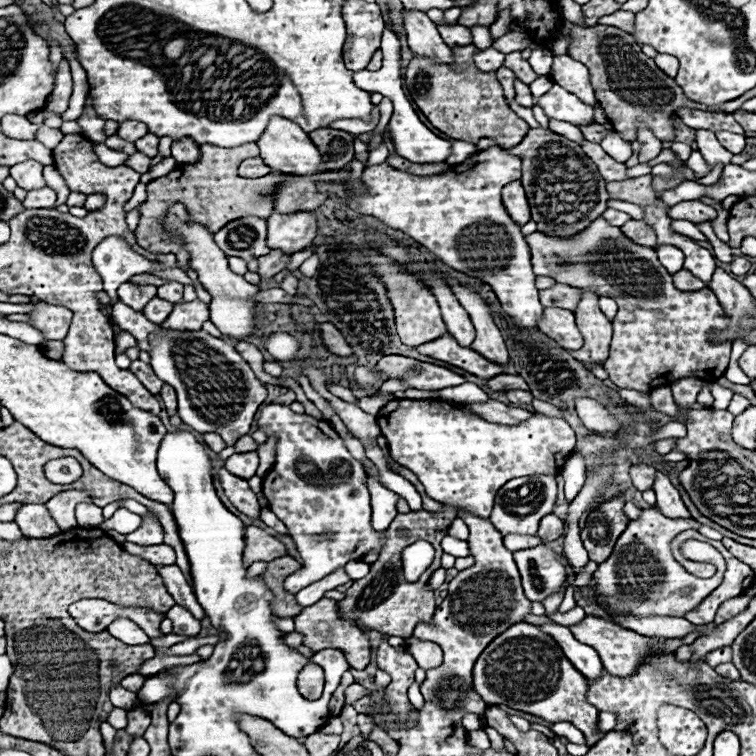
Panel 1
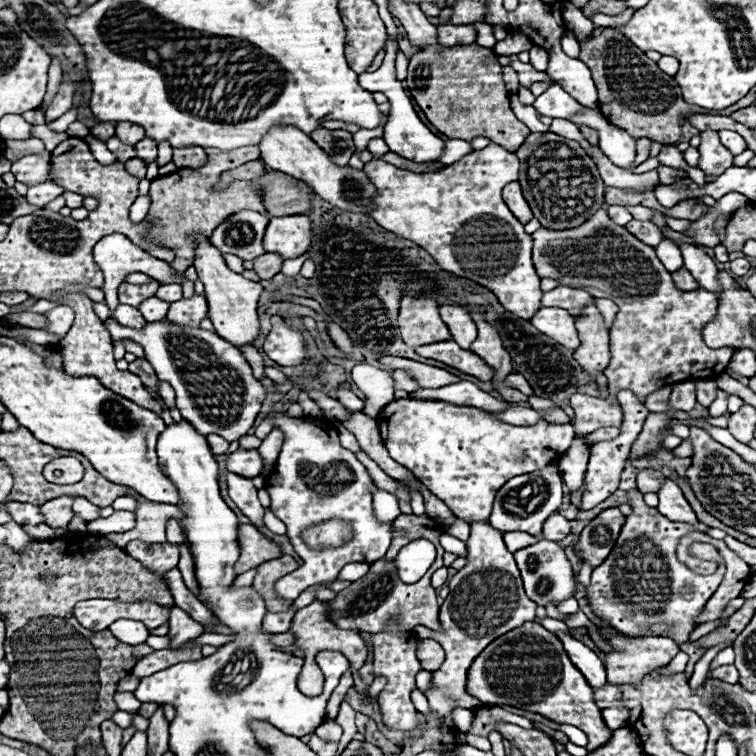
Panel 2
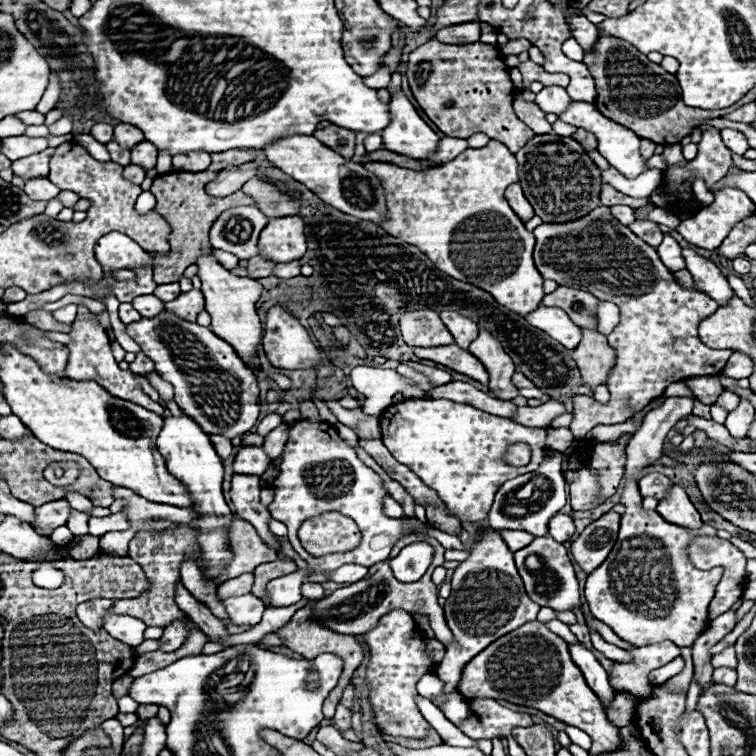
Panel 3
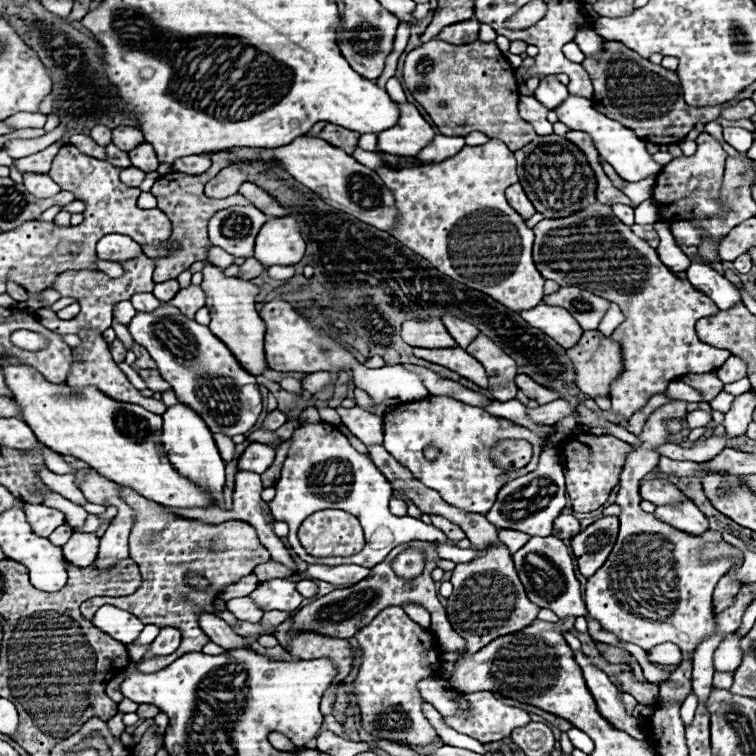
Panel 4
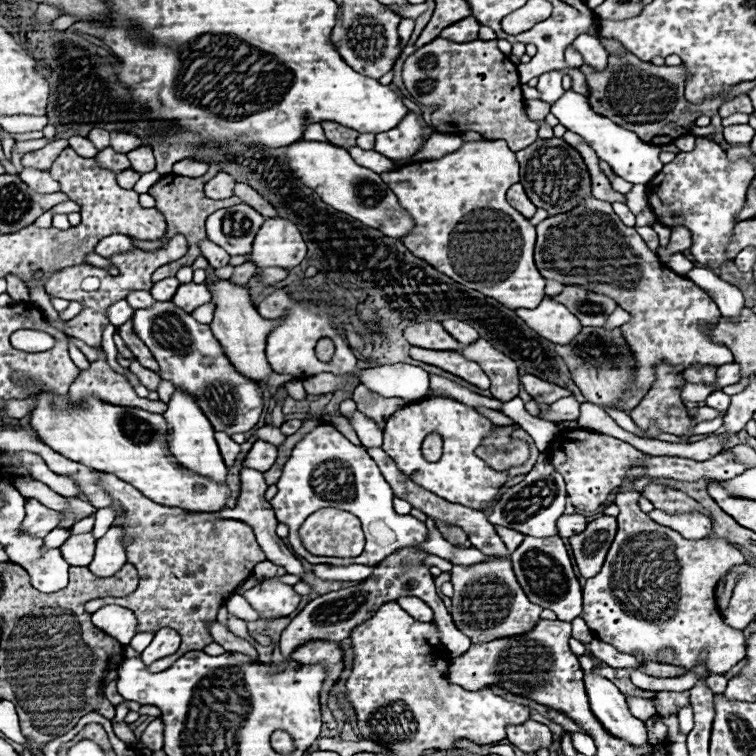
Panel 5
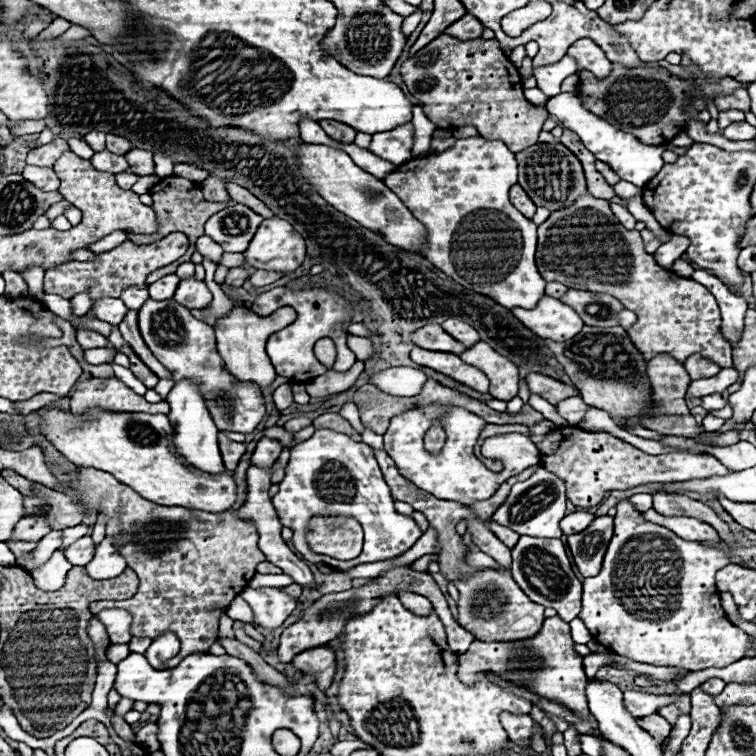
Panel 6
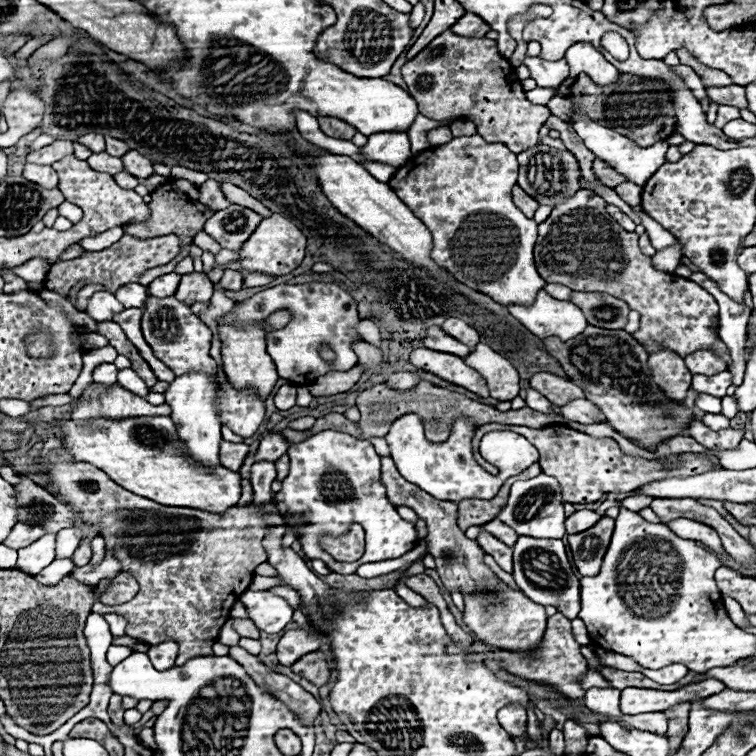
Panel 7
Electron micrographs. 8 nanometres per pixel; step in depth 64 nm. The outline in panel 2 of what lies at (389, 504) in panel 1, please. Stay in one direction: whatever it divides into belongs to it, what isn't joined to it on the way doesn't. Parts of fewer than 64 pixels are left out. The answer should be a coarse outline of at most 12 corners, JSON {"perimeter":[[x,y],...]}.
{"perimeter":[[386,490],[374,496],[378,520],[394,522],[402,512]]}

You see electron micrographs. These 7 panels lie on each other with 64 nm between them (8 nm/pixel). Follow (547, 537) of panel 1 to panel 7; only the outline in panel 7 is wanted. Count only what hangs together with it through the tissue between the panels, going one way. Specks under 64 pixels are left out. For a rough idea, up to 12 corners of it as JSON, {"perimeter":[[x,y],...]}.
{"perimeter":[[578,510],[566,518],[566,532],[584,532],[602,516],[594,510]]}

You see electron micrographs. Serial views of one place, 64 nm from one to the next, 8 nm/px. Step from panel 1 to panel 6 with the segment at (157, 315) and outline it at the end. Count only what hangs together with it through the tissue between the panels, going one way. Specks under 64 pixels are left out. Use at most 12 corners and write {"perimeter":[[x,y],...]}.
{"perimeter":[[130,286],[120,294],[130,310],[140,310],[150,296],[146,288]]}

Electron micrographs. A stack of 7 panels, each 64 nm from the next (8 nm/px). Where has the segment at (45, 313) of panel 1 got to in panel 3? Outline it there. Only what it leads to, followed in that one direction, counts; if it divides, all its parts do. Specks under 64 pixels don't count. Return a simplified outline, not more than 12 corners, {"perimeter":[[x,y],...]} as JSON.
{"perimeter":[[76,304],[54,312],[58,322],[72,324],[78,314]]}

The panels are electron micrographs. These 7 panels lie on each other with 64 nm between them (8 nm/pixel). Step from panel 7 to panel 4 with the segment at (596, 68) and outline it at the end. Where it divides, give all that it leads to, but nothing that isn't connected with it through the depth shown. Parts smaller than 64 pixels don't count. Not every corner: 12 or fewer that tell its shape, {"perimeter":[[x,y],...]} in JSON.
{"perimeter":[[590,24],[578,30],[574,42],[586,58],[602,54],[604,40]]}

